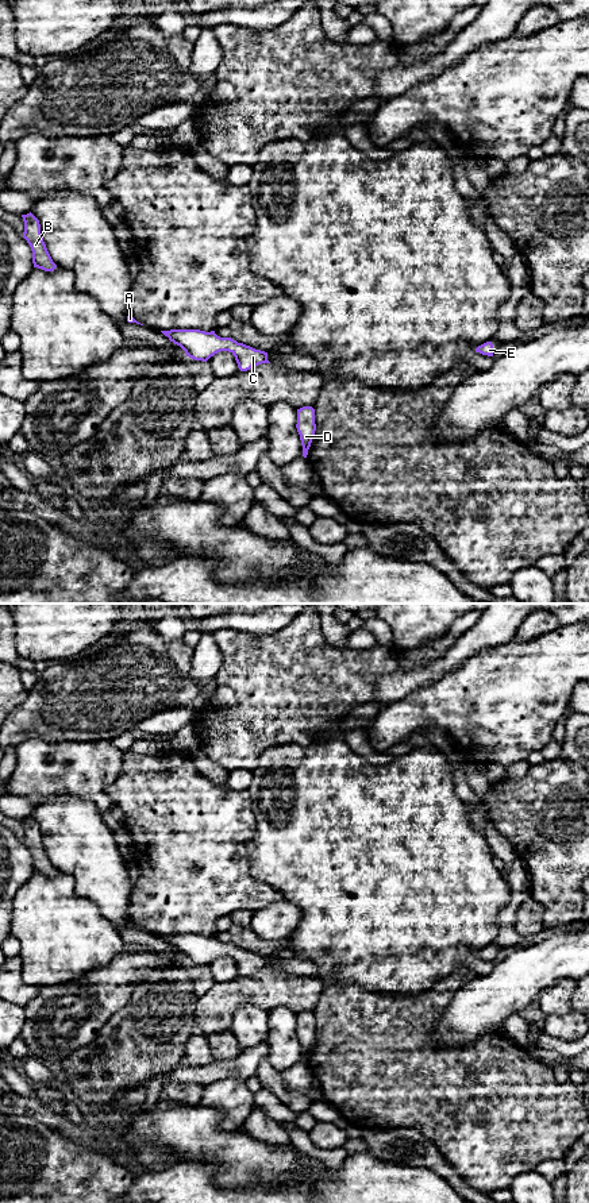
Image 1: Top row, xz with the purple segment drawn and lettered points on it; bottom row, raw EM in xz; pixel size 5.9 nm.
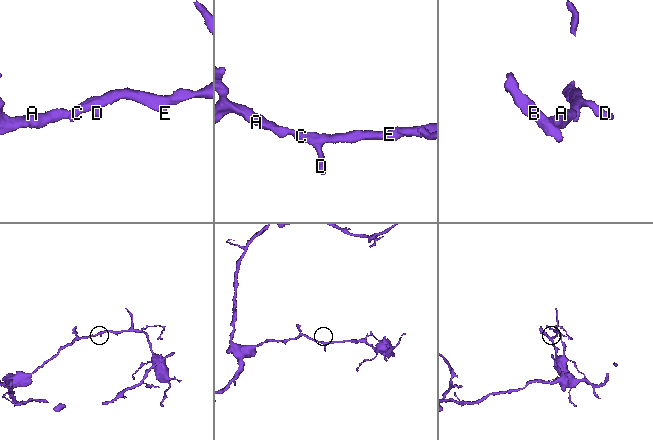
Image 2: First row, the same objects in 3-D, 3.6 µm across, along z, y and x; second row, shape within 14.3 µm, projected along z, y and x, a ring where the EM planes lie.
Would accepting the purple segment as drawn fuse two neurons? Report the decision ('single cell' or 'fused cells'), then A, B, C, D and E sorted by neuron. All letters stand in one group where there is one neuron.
single cell | A B C D E

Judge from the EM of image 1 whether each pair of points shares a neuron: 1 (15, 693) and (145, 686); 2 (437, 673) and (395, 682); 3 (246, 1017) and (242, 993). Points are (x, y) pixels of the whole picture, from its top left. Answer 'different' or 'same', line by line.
1: different
2: same
3: different

